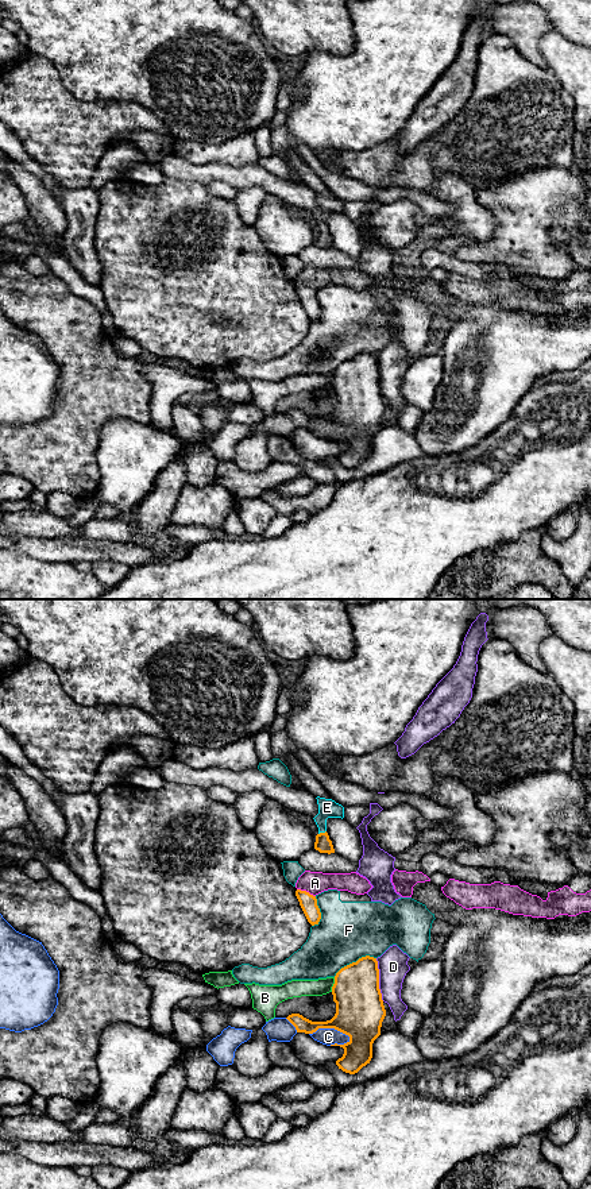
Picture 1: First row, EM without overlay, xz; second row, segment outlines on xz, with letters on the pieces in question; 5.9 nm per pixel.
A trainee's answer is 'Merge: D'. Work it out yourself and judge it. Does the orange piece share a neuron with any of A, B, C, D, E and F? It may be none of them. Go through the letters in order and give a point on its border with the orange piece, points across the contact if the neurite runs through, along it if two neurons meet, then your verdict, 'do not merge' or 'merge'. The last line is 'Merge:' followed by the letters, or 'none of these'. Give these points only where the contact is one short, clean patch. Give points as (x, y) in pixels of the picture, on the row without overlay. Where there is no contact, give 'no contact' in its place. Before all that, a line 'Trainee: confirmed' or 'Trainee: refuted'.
Trainee: refuted
A: xz (305, 286) | along xz (297, 284), (305, 285), (315, 292) | do not merge
B: xz (333, 379) | do not merge
C: xz (331, 423) | do not merge
D: xz (378, 375) | do not merge
E: xz (321, 228) | across xz (323, 239), (321, 228), (321, 212), (327, 203) | merge
F: xz (354, 358) | do not merge
Merge: E

